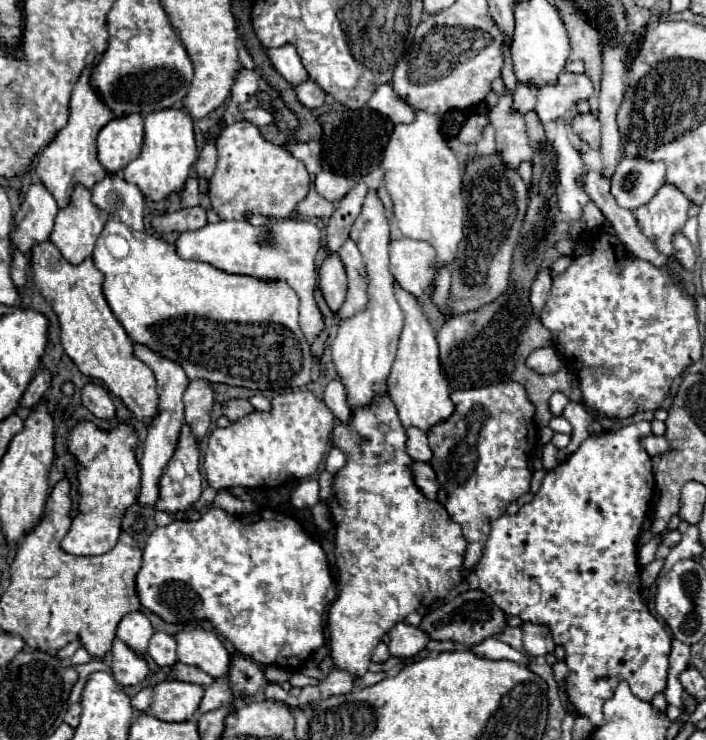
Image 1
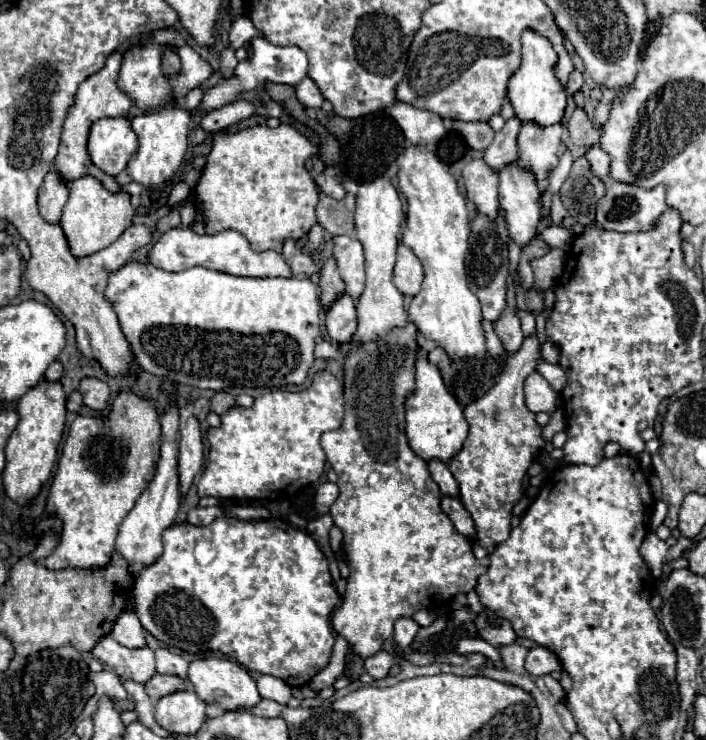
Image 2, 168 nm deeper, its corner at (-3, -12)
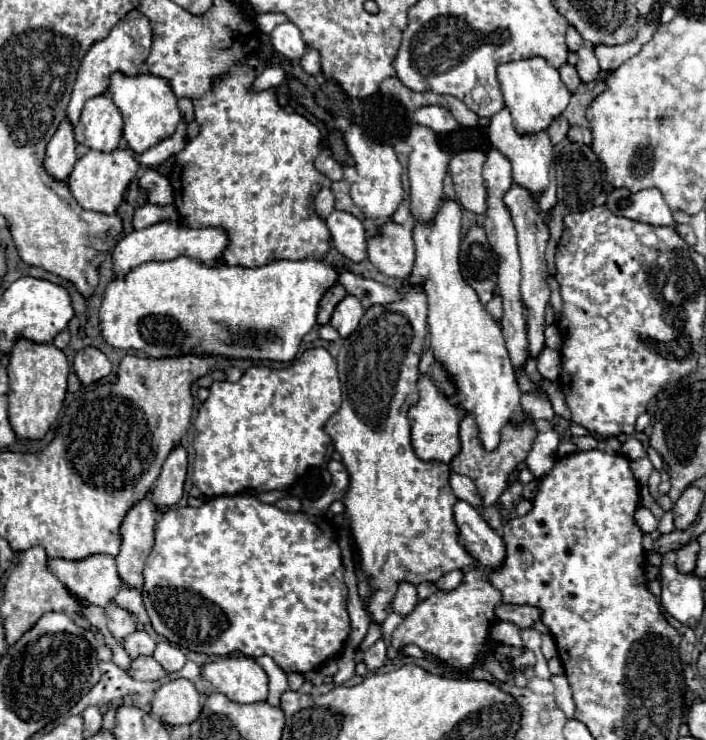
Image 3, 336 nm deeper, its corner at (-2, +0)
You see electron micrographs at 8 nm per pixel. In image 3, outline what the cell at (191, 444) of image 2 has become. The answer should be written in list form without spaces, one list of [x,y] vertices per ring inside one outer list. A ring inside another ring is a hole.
[[[177,446],[165,460],[163,472],[151,490],[151,502],[159,512],[175,506],[181,500],[185,474],[187,474],[187,452],[183,446]]]

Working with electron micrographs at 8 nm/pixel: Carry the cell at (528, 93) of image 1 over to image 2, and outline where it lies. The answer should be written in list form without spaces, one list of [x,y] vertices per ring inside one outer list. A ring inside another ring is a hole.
[[[512,116],[510,120],[506,120],[504,128],[500,132],[496,132],[492,144],[484,152],[484,160],[488,160],[488,164],[492,168],[500,170],[504,164],[518,158],[518,140],[516,138],[518,138],[522,124],[524,122],[518,116]]]

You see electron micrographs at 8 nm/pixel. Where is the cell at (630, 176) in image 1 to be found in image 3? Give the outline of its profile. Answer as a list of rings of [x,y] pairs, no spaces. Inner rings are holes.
[[[649,188],[641,192],[613,190],[607,198],[607,208],[617,216],[625,216],[629,220],[645,222],[651,226],[675,226],[673,212],[665,204],[659,190]]]

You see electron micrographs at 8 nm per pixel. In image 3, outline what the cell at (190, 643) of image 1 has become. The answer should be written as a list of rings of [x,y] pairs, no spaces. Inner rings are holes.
[[[223,656],[205,664],[201,670],[203,678],[211,682],[213,692],[223,692],[227,698],[245,704],[267,700],[269,678],[253,658]]]

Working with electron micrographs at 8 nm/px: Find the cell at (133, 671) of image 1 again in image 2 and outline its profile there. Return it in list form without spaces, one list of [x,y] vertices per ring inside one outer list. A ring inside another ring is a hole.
[[[104,636],[96,644],[92,654],[94,658],[108,664],[120,676],[120,680],[132,680],[138,684],[146,684],[156,674],[154,652],[148,646],[130,650],[130,648],[120,646],[110,636]]]

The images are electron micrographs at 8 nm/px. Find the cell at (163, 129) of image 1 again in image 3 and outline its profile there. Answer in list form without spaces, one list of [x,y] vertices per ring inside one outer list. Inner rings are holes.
[[[113,72],[109,82],[109,94],[115,106],[123,114],[123,136],[135,154],[143,154],[147,148],[151,148],[159,140],[169,138],[175,132],[177,124],[181,122],[177,98],[167,78],[159,78],[155,74],[127,76],[123,72]]]

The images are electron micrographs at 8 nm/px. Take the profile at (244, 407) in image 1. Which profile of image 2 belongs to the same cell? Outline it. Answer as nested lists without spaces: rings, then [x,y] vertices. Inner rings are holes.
[[[218,392],[218,394],[212,398],[212,410],[214,410],[218,416],[226,414],[228,410],[232,410],[232,408],[236,408],[236,406],[238,406],[238,404],[236,404],[234,396],[228,394],[228,392]]]

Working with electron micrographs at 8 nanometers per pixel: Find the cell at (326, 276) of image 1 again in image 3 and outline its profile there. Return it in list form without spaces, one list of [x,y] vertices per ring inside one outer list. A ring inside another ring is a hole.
[[[347,294],[337,304],[337,308],[333,312],[333,318],[331,318],[331,326],[339,332],[341,338],[347,338],[359,326],[359,320],[361,320],[363,314],[365,314],[365,310],[363,310],[361,302],[355,296]]]

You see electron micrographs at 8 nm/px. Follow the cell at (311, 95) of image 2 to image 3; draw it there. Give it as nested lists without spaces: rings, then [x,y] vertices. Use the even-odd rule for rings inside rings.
[[[309,48],[309,50],[303,54],[303,58],[301,58],[301,66],[303,66],[303,70],[305,70],[307,74],[311,74],[311,76],[319,74],[319,72],[321,72],[321,56],[319,56],[319,52],[317,52],[315,48]]]

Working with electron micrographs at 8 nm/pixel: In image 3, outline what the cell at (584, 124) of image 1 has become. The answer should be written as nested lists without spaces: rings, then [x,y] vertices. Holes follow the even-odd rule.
[[[571,64],[559,66],[559,74],[561,74],[561,80],[565,82],[565,86],[567,86],[571,92],[575,92],[575,88],[581,84],[581,78],[579,78],[575,66],[571,66]]]

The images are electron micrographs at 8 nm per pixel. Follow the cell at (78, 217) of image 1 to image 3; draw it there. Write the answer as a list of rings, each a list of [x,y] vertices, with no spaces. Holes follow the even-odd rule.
[[[115,148],[113,152],[99,152],[99,150],[89,150],[85,156],[81,156],[69,174],[69,190],[73,198],[79,202],[81,208],[93,210],[93,212],[103,212],[103,214],[113,214],[117,206],[123,202],[123,192],[131,184],[139,170],[139,162],[133,150],[129,148]]]

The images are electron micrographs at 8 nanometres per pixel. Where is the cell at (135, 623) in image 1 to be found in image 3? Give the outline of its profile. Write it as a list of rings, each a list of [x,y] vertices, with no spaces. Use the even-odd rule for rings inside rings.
[[[111,602],[111,604],[107,604],[105,612],[107,612],[107,618],[109,618],[107,628],[115,638],[125,638],[131,632],[135,632],[135,622],[133,622],[133,618],[127,610],[123,610],[123,608],[119,608],[117,604]]]

